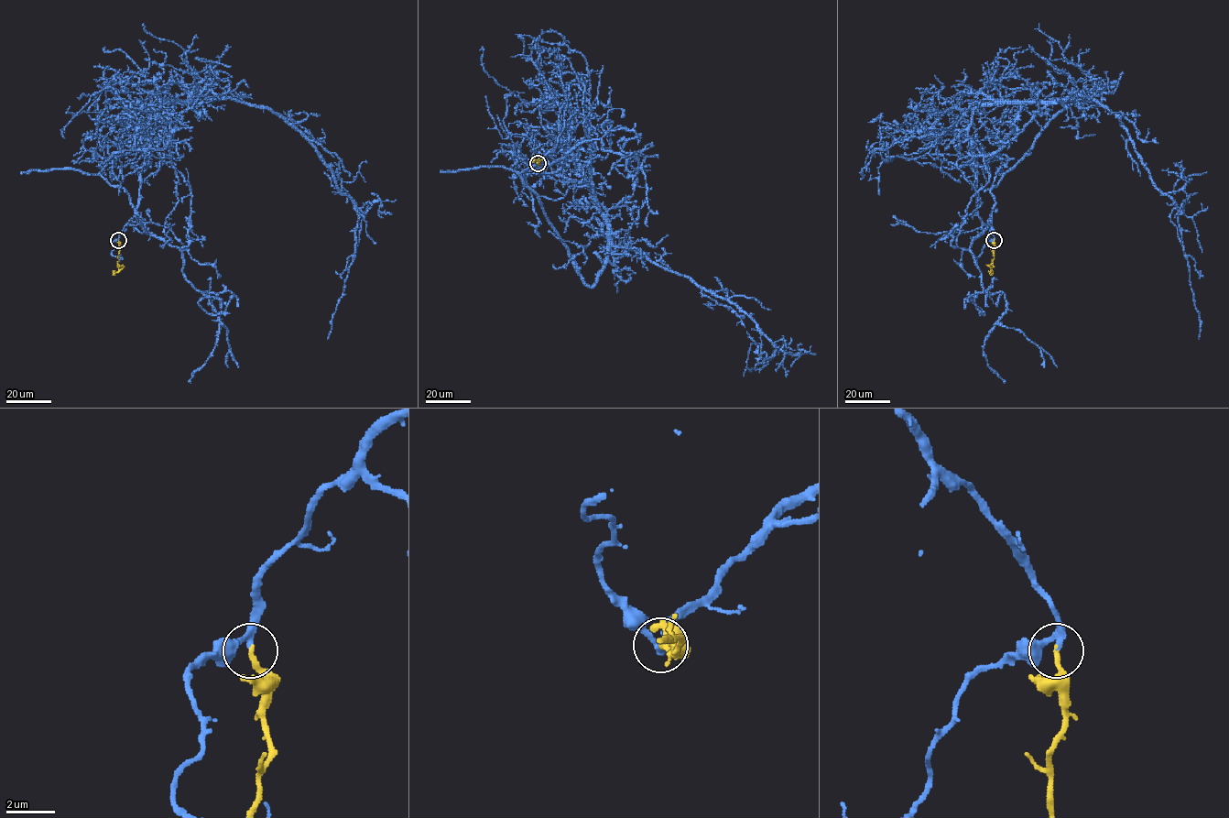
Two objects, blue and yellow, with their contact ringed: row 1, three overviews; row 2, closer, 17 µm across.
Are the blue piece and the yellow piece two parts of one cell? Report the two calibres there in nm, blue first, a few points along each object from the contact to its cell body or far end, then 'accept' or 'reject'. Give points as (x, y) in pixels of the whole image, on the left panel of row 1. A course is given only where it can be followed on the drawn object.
calibres 220 and 240 nm; course blue (118, 240), (148, 109), (188, 101), (179, 83), (135, 111), (101, 175), (210, 294), (218, 338), (189, 382); course yellow (118, 240), (119, 270), (114, 274), (113, 270); accept

